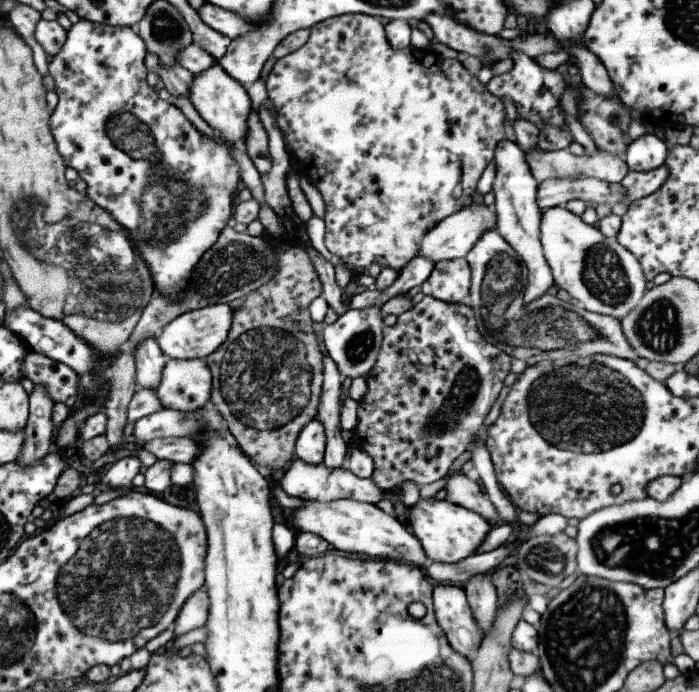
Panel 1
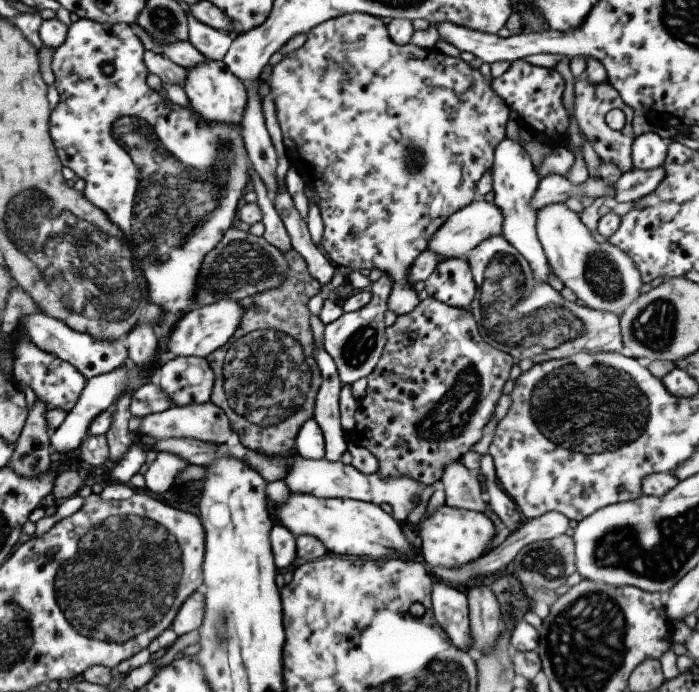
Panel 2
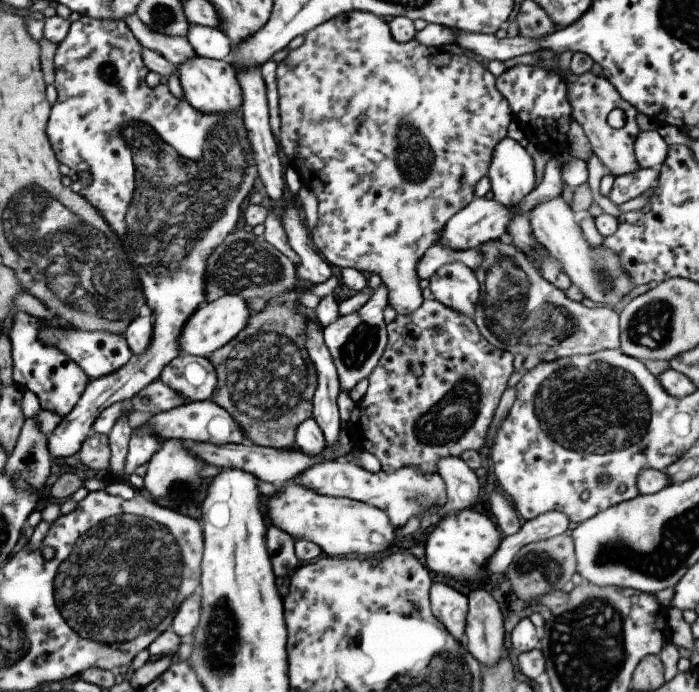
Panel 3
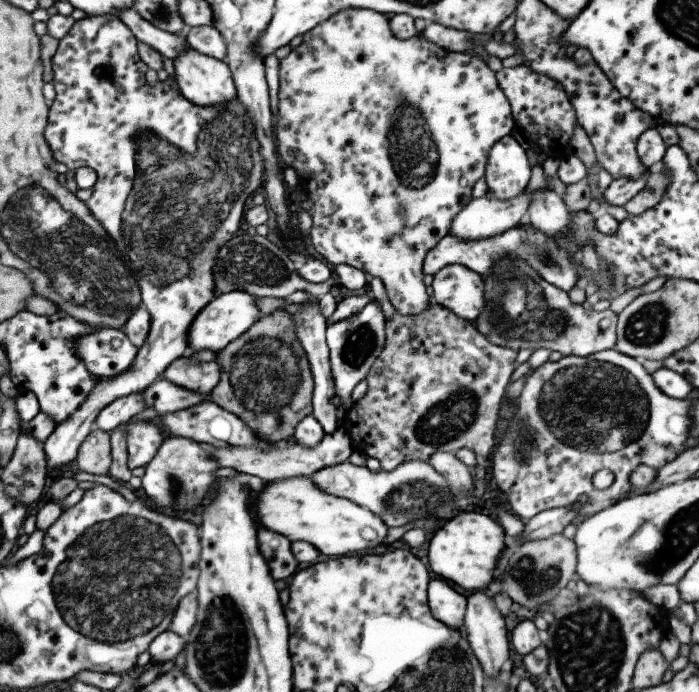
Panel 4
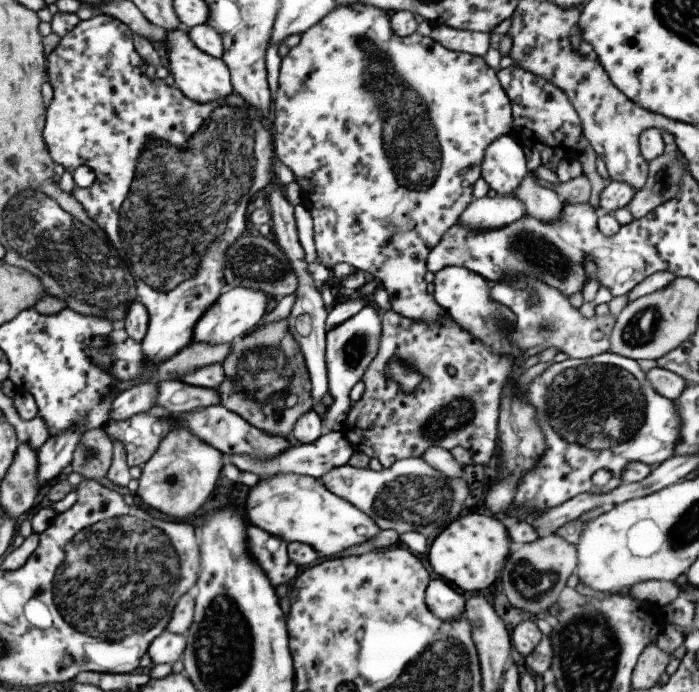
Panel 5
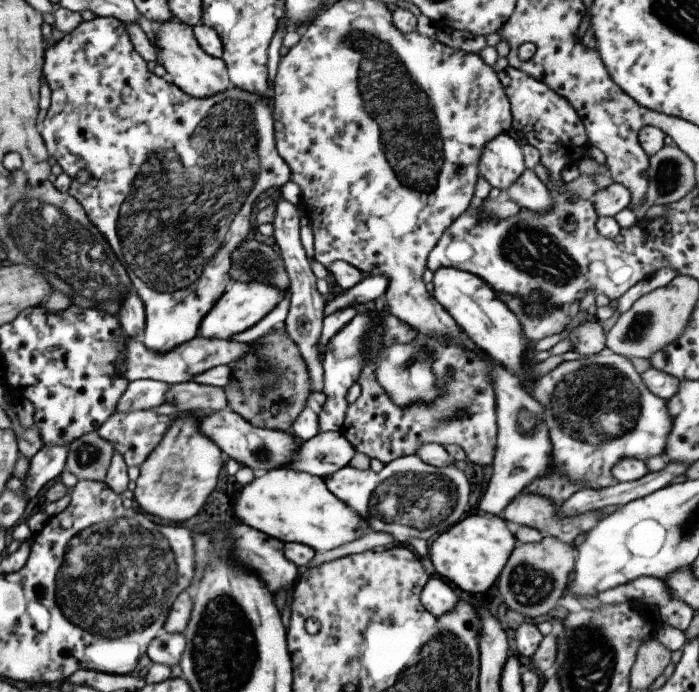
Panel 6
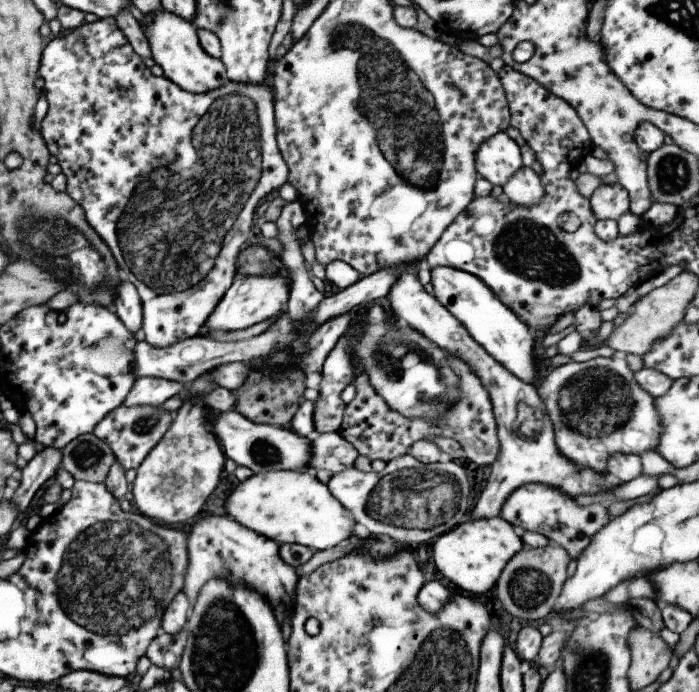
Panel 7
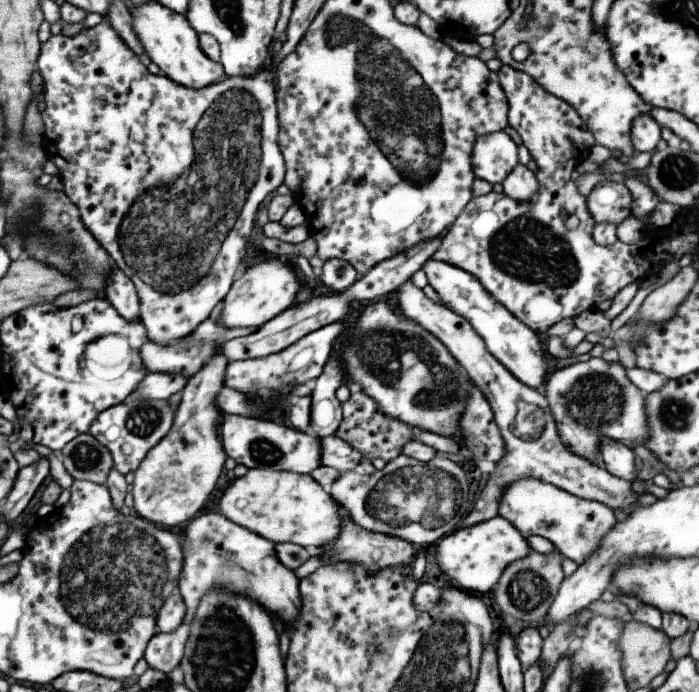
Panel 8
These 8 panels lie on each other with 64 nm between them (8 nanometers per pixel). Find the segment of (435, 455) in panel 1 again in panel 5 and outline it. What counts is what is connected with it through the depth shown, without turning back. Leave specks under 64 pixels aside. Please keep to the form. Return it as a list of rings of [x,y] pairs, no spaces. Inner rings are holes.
[[[381,312],[381,338],[377,354],[361,376],[365,390],[357,402],[352,402],[345,416],[342,432],[354,452],[362,452],[374,458],[383,468],[410,457],[421,457],[431,446],[451,450],[456,446],[465,449],[471,456],[471,464],[487,464],[497,452],[499,404],[503,386],[508,383],[508,374],[516,362],[510,354],[497,354],[479,342],[479,338],[465,332],[455,320],[446,314],[437,316],[433,322],[408,320],[395,312]],[[391,358],[399,358],[403,368],[421,372],[423,380],[415,392],[403,392],[393,380],[387,380],[385,370]]]

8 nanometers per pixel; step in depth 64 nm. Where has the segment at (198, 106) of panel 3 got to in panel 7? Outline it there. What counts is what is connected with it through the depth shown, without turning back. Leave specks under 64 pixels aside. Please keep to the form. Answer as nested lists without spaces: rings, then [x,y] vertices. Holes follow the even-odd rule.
[[[159,9],[145,13],[140,28],[147,41],[150,57],[161,68],[162,76],[179,88],[193,94],[204,93],[227,81],[223,63],[209,56],[199,46],[196,28],[188,20],[171,14],[168,10]]]

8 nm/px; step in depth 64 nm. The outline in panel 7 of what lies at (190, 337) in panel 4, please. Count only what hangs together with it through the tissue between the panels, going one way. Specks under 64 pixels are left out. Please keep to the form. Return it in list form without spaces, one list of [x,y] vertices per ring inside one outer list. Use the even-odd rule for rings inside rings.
[[[277,268],[274,275],[247,275],[239,280],[232,280],[222,299],[215,305],[203,324],[207,329],[216,331],[236,331],[259,324],[268,318],[275,317],[286,308],[290,284],[285,273]]]

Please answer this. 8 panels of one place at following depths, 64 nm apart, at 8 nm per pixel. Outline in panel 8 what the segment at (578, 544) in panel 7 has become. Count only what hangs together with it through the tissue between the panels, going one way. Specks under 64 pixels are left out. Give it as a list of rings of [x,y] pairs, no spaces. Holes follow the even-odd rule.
[[[519,478],[501,494],[498,516],[507,520],[524,538],[541,536],[559,550],[563,558],[583,564],[599,546],[599,540],[615,524],[615,516],[607,506],[588,499],[579,499],[551,484],[535,478]]]

